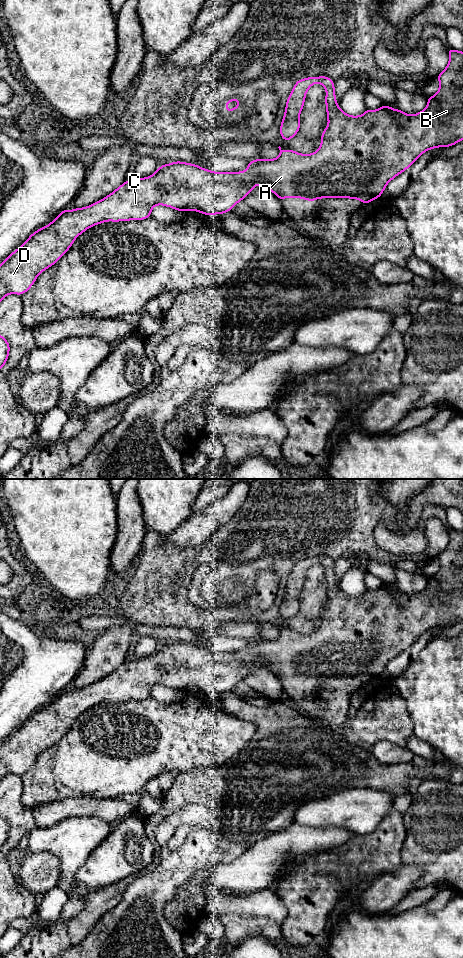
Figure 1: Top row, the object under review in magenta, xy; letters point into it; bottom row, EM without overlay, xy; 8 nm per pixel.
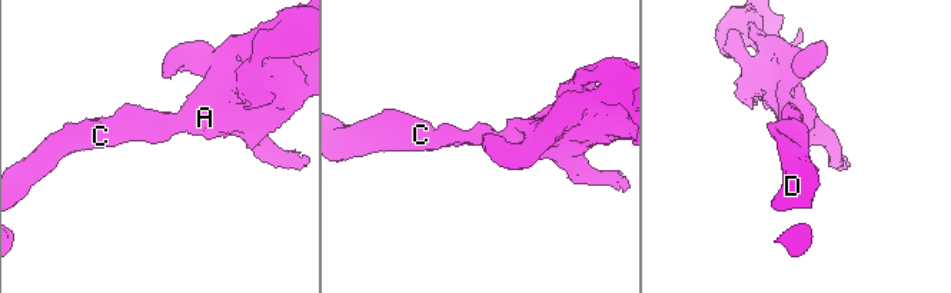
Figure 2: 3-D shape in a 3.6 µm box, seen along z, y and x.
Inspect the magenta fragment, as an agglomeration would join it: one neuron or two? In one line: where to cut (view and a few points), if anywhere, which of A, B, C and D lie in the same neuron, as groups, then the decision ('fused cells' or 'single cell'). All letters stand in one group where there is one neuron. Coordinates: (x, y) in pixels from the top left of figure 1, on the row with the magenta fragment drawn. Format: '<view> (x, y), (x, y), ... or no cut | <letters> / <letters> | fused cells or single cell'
no cut | A B C D | single cell

